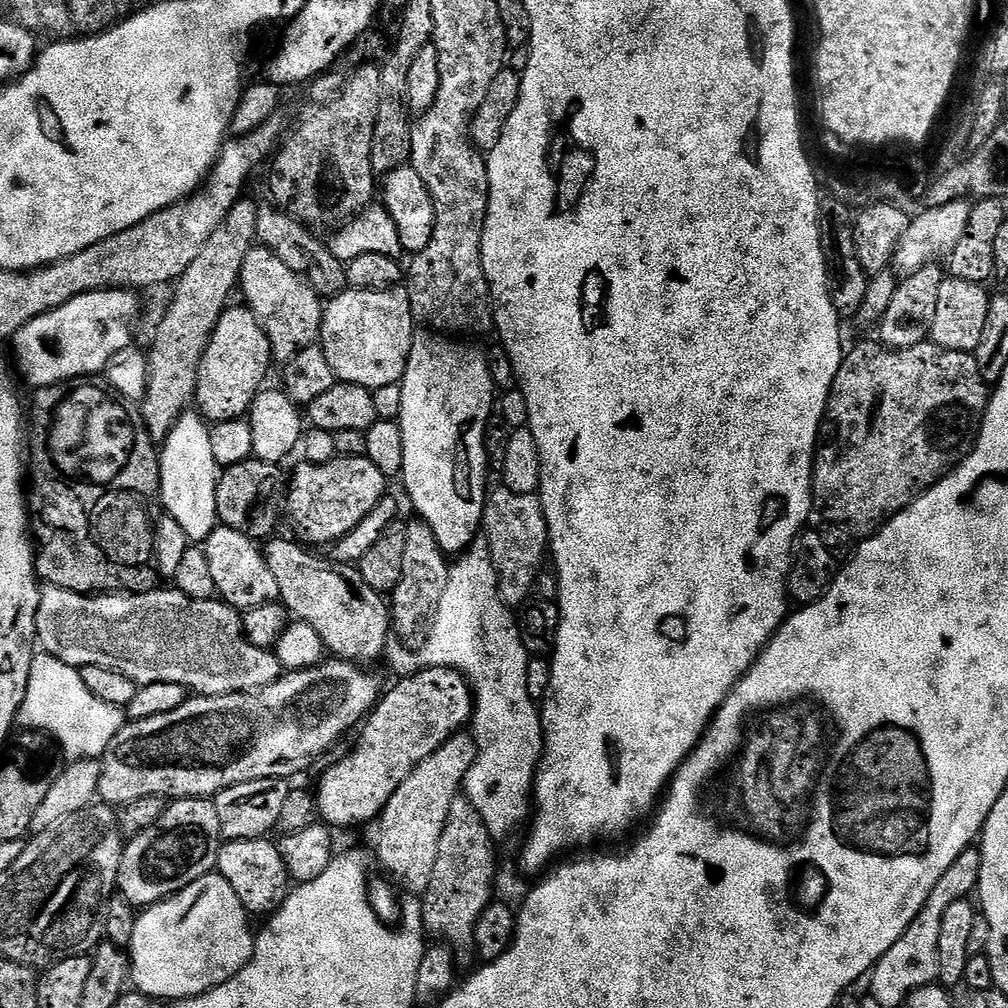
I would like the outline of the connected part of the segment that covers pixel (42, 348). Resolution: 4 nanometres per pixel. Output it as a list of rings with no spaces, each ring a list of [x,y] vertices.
[[[131,289],[87,292],[28,322],[10,342],[25,382],[35,390],[103,373],[132,340],[140,316],[137,296]]]

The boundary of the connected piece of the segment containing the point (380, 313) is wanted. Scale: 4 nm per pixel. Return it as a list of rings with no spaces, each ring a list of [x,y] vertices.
[[[347,287],[331,297],[323,309],[318,343],[339,383],[375,390],[403,380],[412,338],[418,331],[412,318],[407,287],[381,292]]]

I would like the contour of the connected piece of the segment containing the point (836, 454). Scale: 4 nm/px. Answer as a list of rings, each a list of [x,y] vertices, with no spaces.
[[[879,342],[860,344],[857,348],[849,347],[844,353],[844,361],[840,364],[838,374],[834,378],[834,386],[830,390],[828,405],[824,411],[824,422],[820,425],[820,438],[816,445],[816,462],[812,466],[812,506],[818,516],[820,512],[819,519],[842,526],[856,538],[867,538],[879,532],[892,517],[897,516],[902,509],[909,508],[921,494],[943,480],[972,451],[989,399],[990,386],[982,378],[978,362],[971,352],[946,350],[931,342],[895,350],[886,348]]]

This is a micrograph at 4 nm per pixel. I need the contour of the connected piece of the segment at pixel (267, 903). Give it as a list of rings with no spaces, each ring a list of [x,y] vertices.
[[[271,839],[259,840],[230,840],[221,843],[220,853],[216,859],[215,871],[230,886],[234,888],[234,894],[242,902],[242,906],[250,914],[256,912],[268,912],[272,914],[279,909],[280,905],[288,899],[290,891],[290,877],[286,866],[282,862],[282,854]]]

